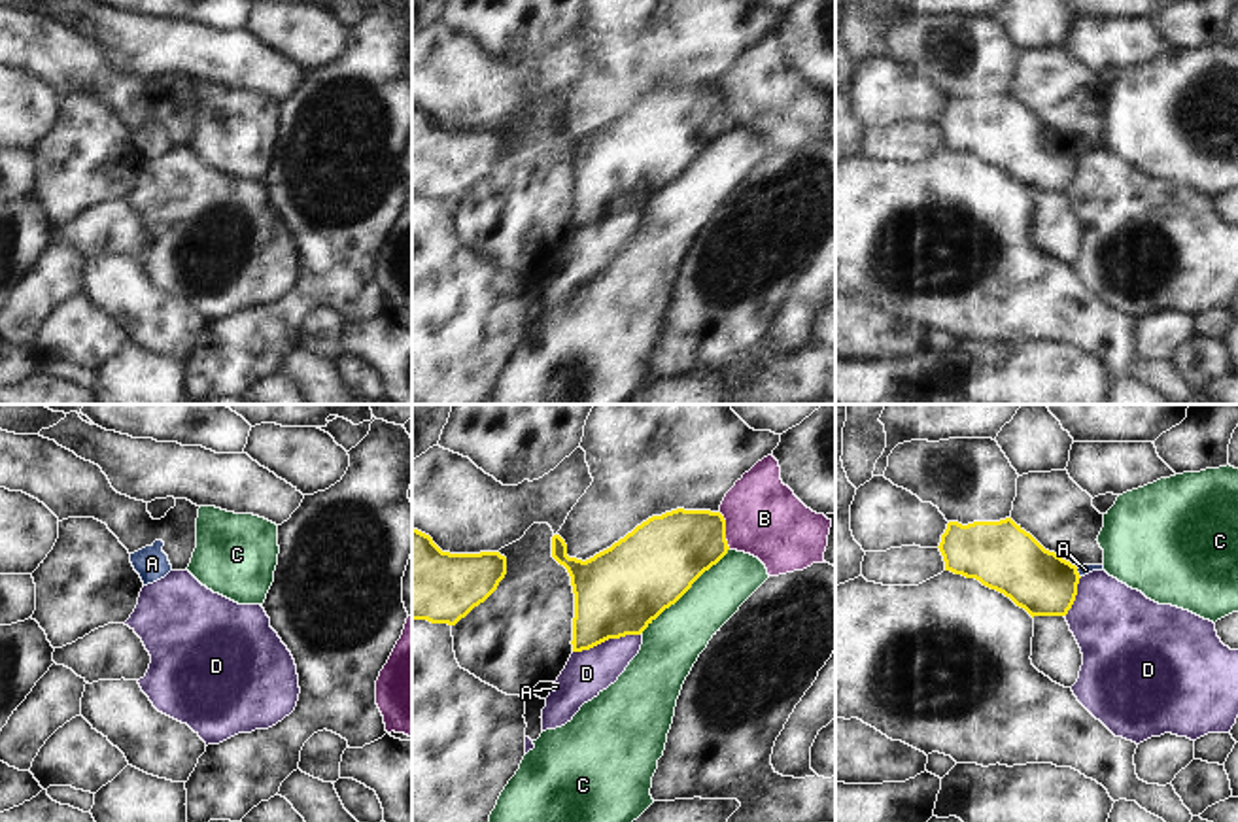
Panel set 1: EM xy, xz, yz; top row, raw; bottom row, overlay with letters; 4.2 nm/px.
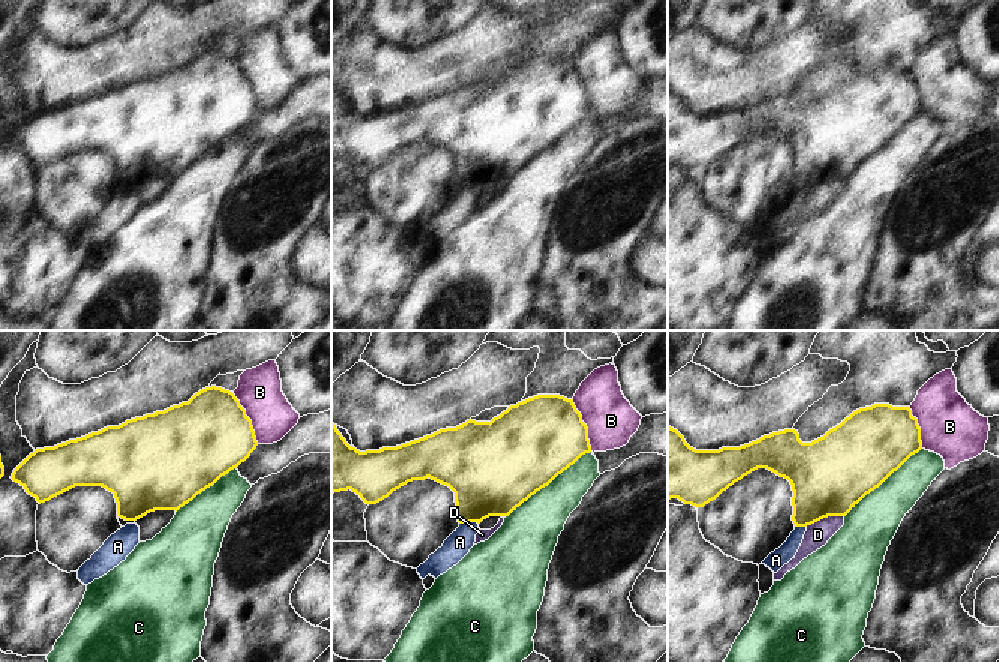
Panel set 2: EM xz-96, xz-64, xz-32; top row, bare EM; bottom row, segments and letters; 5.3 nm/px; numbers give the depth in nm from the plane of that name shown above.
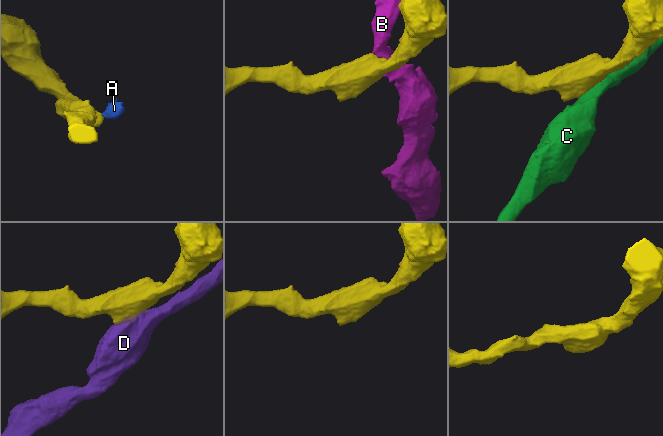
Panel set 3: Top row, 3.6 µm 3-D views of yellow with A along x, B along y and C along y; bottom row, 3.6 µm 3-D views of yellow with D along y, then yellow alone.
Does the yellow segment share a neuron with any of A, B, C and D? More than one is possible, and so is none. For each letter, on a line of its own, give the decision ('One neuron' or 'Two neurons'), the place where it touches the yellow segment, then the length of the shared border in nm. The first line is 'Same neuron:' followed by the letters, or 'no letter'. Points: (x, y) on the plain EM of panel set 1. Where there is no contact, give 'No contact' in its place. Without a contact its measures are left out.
Same neuron: no letter
A: Two neurons. Touches yellow at yz (1078, 150). Shared border 40 nm
B: Two neurons. Touches yellow at xz (724, 108). Shared border 170 nm
C: Two neurons. Touches yellow at xz (685, 169). Shared border 550 nm
D: Two neurons. Touches yellow at xz (605, 216). Shared border 300 nm.

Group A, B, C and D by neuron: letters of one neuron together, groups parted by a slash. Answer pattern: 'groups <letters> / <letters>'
groups A / B / C / D

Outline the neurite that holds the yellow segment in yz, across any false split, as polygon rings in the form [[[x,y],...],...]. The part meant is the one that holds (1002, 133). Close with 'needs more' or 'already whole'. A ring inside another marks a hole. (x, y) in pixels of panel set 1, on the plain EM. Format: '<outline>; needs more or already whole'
[[[1011,94],[1000,98],[973,98],[968,102],[949,98],[937,125],[943,132],[945,147],[975,155],[983,163],[1004,170],[1032,195],[1066,193],[1075,178],[1081,155],[1077,144],[1055,128],[1045,127]]]; already whole

